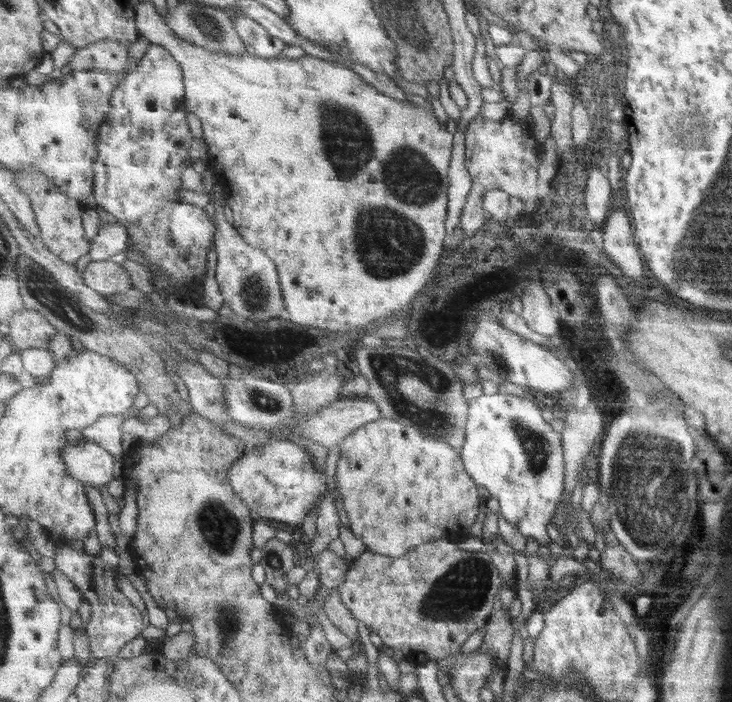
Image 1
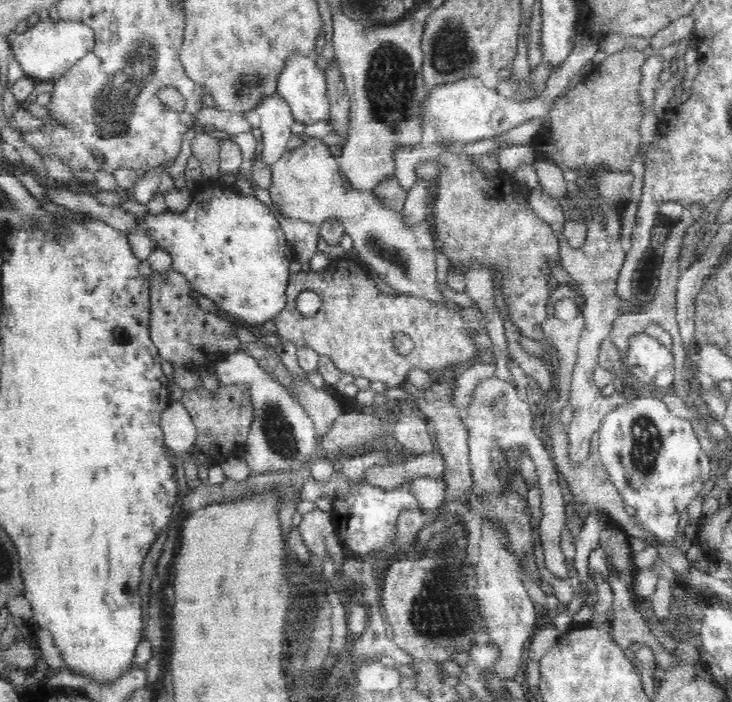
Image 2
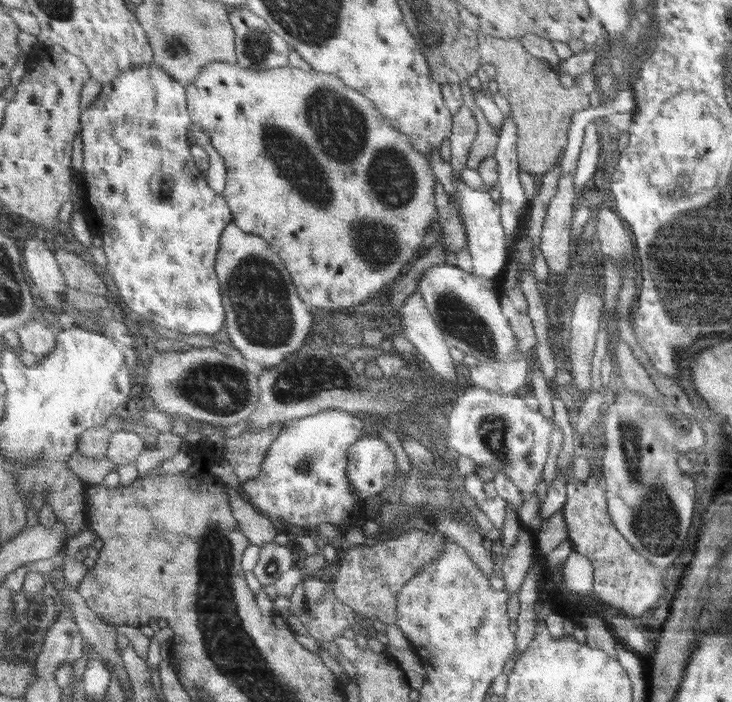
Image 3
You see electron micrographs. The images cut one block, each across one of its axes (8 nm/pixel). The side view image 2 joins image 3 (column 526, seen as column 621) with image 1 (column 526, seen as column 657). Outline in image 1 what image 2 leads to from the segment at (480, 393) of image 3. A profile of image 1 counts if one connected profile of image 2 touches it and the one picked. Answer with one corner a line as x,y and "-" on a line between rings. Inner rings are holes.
499,391
485,394
469,401
470,409
466,426
465,445
460,455
468,474
479,486
500,500
499,514
508,524
516,527
525,538
533,537
539,544
551,542
547,524
556,516
566,482
566,461
562,431
555,430
552,422
543,420
543,407
533,400

